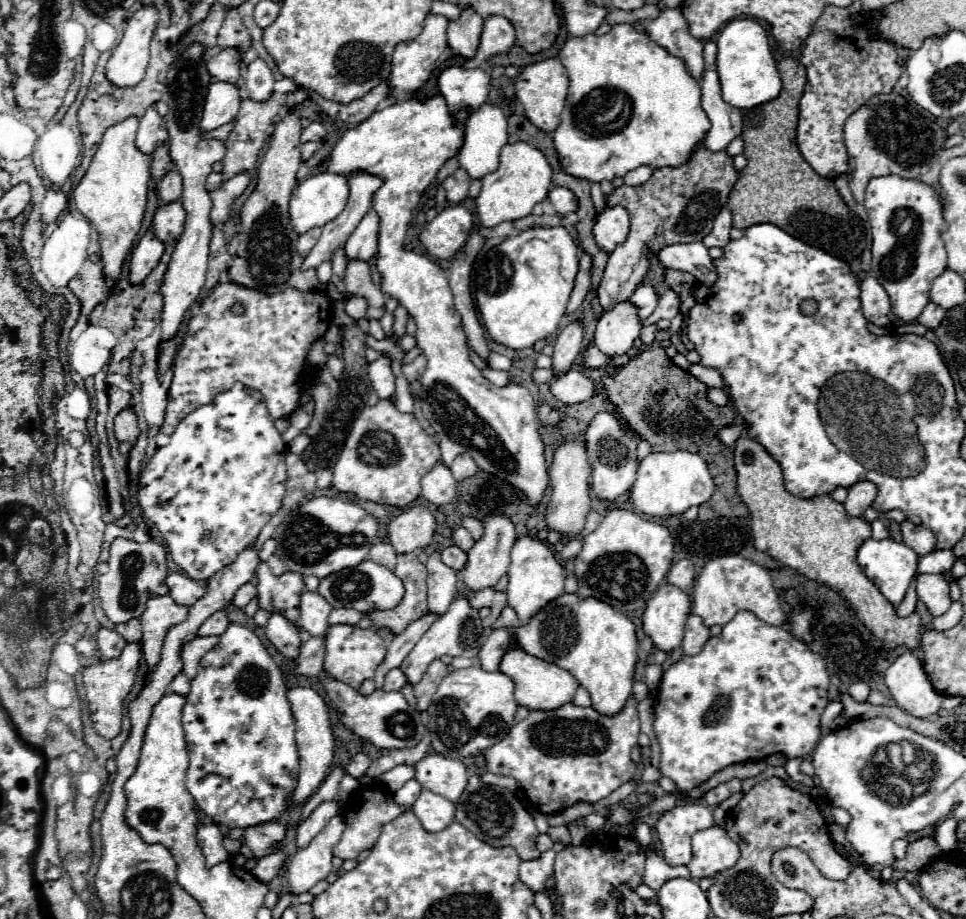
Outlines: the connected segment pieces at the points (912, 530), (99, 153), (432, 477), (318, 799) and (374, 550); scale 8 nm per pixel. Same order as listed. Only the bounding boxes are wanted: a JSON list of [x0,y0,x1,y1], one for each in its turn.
[[900,520,936,556],[72,116,152,280],[422,460,456,504],[302,766,346,820],[368,542,396,570]]

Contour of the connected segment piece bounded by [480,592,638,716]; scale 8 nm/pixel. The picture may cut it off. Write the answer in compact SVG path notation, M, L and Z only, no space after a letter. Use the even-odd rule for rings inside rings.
M564 592L534 614L528 624L512 630L494 630L480 648L482 668L488 672L498 670L502 656L512 648L520 648L530 656L568 670L572 676L576 676L580 686L590 692L592 708L606 716L620 712L622 704L626 704L628 696L632 694L634 666L638 660L634 622L598 598L580 598L578 594Z

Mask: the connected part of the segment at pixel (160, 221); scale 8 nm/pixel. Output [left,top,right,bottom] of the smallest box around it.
[152,200,186,242]

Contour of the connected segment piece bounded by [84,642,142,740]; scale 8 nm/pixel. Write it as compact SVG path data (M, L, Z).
M132 642L132 644L126 644L126 648L122 650L122 654L118 658L102 660L102 662L92 664L84 670L84 688L86 688L86 698L88 698L88 704L90 704L90 716L92 716L92 722L94 722L94 730L108 740L120 734L124 700L134 686L140 656L142 656L140 644Z

